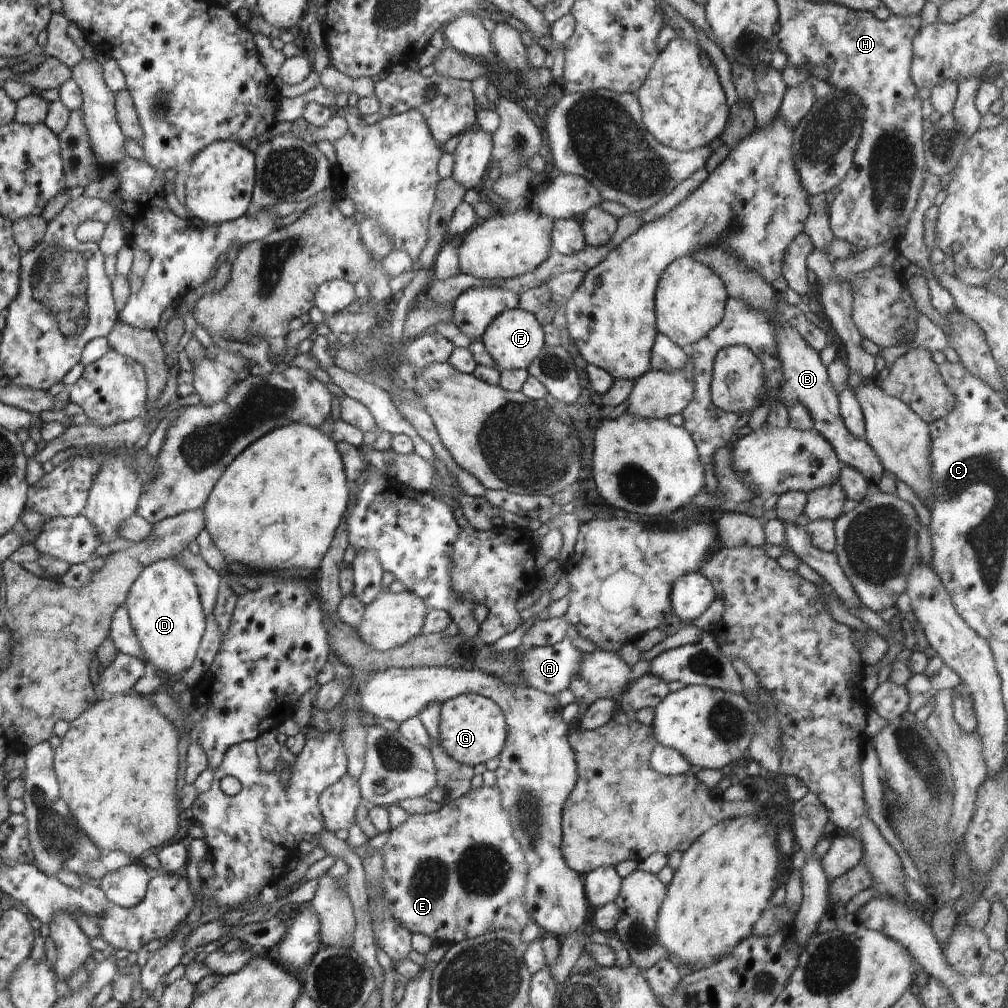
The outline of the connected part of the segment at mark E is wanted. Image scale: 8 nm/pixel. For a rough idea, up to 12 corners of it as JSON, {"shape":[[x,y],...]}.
{"shape":[[500,788],[410,815],[380,888],[450,944],[532,923]]}

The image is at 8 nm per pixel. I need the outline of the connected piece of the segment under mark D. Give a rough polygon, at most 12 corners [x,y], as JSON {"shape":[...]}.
{"shape":[[148,564],[124,606],[145,664],[192,667],[206,622],[188,568]]}

